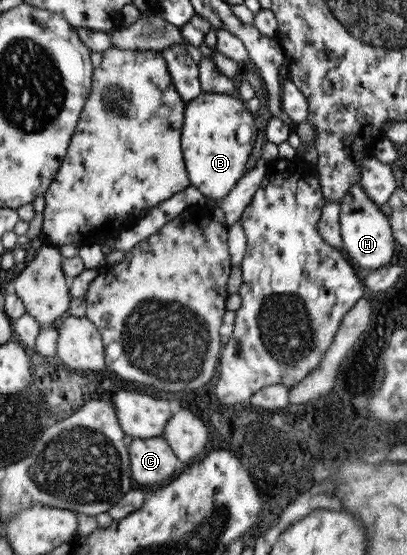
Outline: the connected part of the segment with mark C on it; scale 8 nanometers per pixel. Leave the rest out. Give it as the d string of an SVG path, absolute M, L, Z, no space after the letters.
M160 437L133 439L127 446L131 479L142 485L167 483L183 466Z

